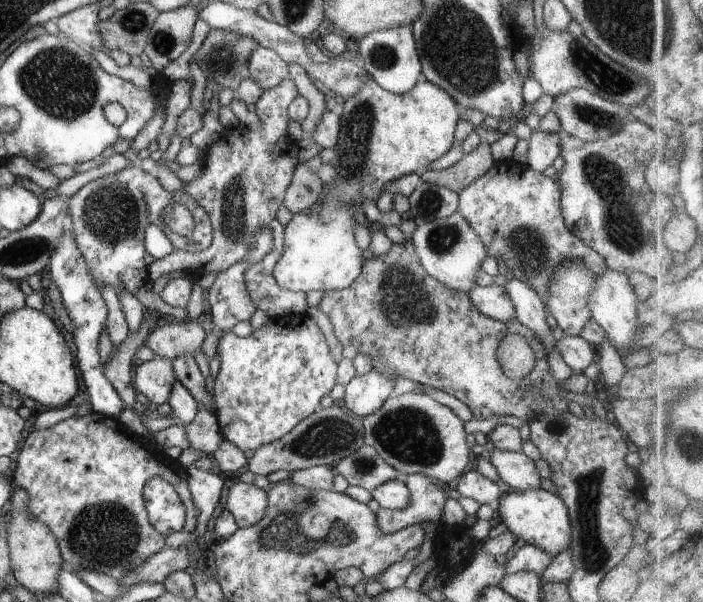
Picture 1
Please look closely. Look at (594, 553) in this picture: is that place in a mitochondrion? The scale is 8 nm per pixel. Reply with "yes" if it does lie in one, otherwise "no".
yes

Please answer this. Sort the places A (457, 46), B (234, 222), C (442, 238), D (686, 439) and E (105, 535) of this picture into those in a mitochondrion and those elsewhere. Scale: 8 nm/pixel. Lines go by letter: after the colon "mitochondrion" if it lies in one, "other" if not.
A: mitochondrion
B: mitochondrion
C: mitochondrion
D: mitochondrion
E: mitochondrion

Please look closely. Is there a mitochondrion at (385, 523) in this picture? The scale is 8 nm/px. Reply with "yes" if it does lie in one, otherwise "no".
no

